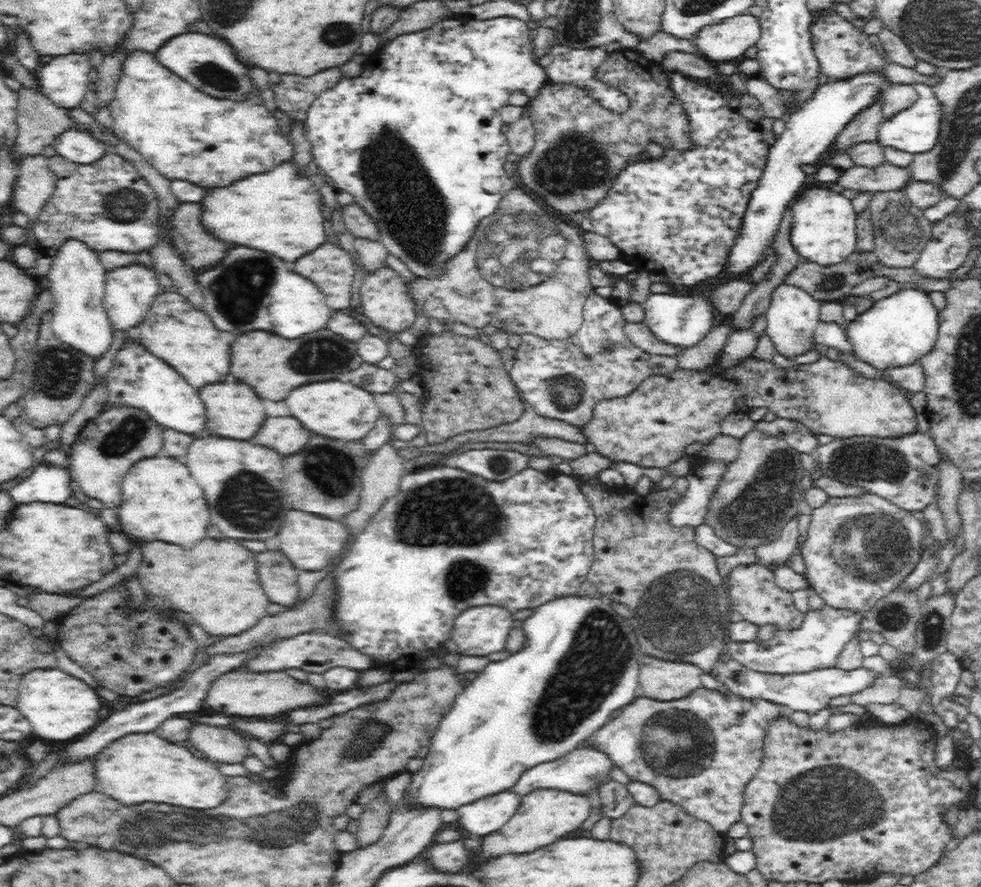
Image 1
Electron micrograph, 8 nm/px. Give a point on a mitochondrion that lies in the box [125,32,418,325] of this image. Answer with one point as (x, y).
(210, 74)

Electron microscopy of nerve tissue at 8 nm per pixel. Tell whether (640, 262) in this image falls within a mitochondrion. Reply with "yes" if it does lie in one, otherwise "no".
no

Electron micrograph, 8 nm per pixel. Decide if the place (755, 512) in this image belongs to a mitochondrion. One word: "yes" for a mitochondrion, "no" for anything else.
yes

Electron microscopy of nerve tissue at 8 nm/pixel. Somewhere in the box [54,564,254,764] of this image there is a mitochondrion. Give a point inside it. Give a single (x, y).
(136, 640)

